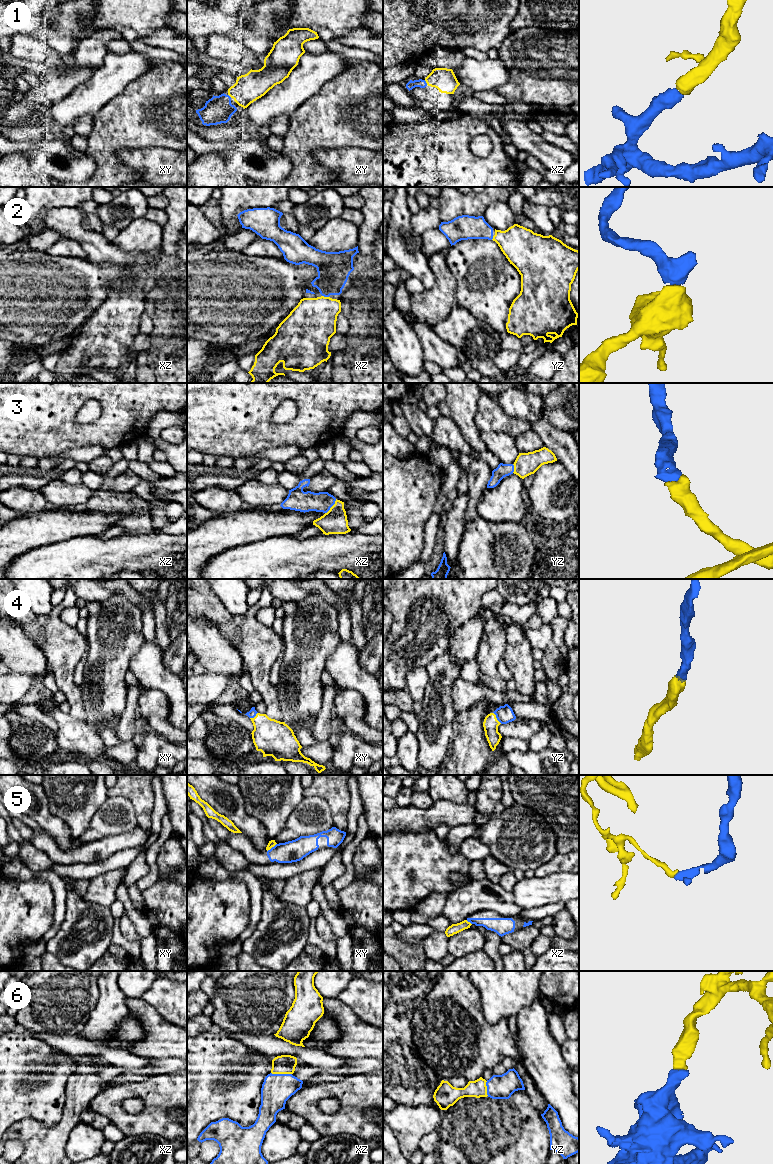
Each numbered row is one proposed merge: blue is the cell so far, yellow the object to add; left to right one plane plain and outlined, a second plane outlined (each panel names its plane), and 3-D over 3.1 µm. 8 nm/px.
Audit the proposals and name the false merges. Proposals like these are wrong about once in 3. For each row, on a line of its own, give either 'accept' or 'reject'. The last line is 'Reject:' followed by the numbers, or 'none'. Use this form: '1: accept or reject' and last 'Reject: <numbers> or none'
1: accept
2: accept
3: accept
4: accept
5: reject
6: accept
Reject: 5

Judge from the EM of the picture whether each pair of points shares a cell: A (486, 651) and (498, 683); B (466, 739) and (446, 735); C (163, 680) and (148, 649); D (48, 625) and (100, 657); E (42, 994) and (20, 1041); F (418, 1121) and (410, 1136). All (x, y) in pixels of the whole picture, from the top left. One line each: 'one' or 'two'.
A: one
B: two
C: one
D: two
E: two
F: one

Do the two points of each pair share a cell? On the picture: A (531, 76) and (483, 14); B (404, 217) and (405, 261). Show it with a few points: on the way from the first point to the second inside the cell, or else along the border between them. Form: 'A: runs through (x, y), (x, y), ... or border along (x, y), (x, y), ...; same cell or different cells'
A: border along (513, 31), (497, 49); different cells
B: runs through (398, 228), (398, 236), (405, 250); same cell

